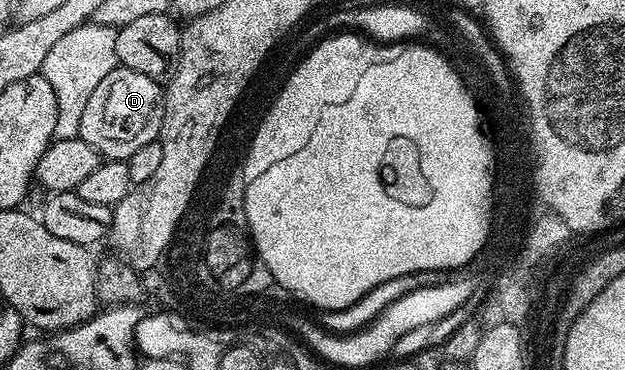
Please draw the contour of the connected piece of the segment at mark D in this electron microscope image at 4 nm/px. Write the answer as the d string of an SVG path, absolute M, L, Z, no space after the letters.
M116 65L113 72L109 72L109 76L105 76L105 80L101 80L101 84L97 84L97 88L93 88L93 96L89 96L89 101L85 103L85 112L81 112L81 128L79 129L79 137L85 140L85 144L89 144L104 159L107 160L125 160L129 156L133 156L133 152L137 152L137 148L142 148L145 144L156 141L161 132L161 124L163 123L163 96L165 90L160 83L149 80L149 76L141 76L141 72L133 72L129 68Z

